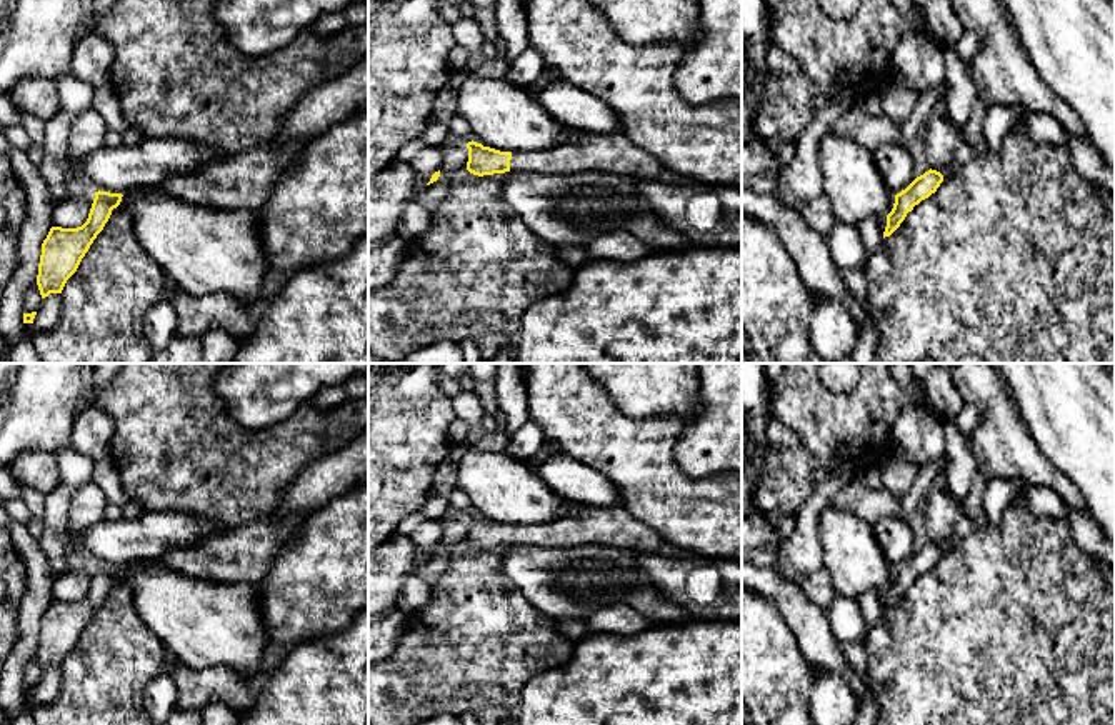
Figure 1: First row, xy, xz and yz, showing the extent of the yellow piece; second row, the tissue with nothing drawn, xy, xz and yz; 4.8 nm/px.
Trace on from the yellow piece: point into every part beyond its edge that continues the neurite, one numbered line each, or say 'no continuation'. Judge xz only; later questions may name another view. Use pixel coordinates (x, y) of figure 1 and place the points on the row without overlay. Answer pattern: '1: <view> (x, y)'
1: xz (580, 525)

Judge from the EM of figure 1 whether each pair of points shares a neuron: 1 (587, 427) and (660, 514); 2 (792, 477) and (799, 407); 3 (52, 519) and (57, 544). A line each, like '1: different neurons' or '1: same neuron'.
1: same neuron
2: same neuron
3: same neuron

